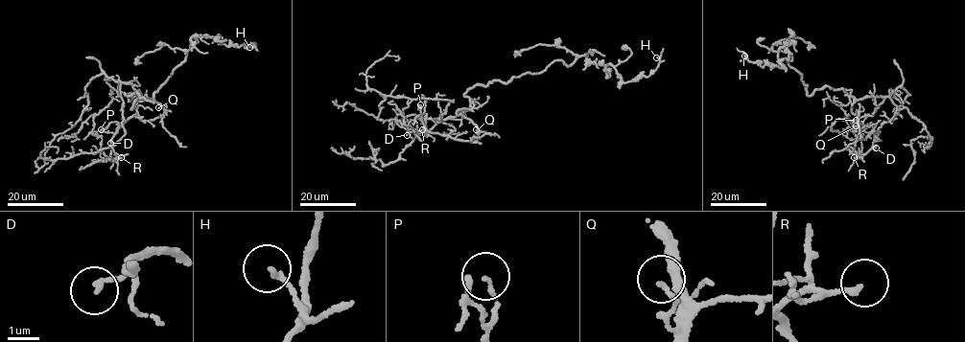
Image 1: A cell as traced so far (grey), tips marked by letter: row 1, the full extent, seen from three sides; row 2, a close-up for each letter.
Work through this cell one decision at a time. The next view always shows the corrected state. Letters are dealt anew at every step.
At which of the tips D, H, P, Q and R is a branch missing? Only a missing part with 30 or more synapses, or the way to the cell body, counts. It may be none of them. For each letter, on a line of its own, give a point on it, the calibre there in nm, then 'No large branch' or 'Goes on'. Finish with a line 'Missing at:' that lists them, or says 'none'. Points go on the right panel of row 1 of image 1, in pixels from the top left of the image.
D: Place: (876, 148). Thickness 150 nm. No large branch
H: Place: (744, 56). Thickness 140 nm. No large branch
P: Place: (856, 120). Thickness 110 nm. No large branch
Q: Place: (856, 125). Thickness 140 nm. No large branch
R: Place: (854, 157). Thickness 150 nm. No large branch
Missing at: none

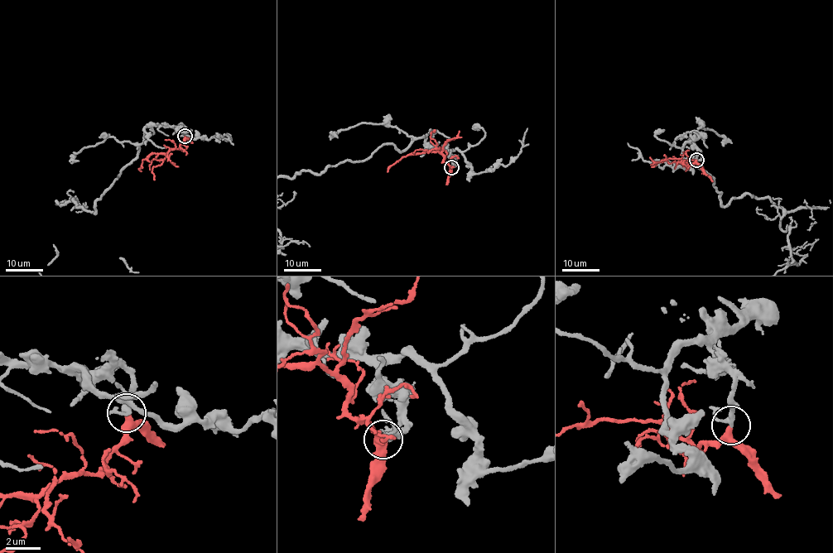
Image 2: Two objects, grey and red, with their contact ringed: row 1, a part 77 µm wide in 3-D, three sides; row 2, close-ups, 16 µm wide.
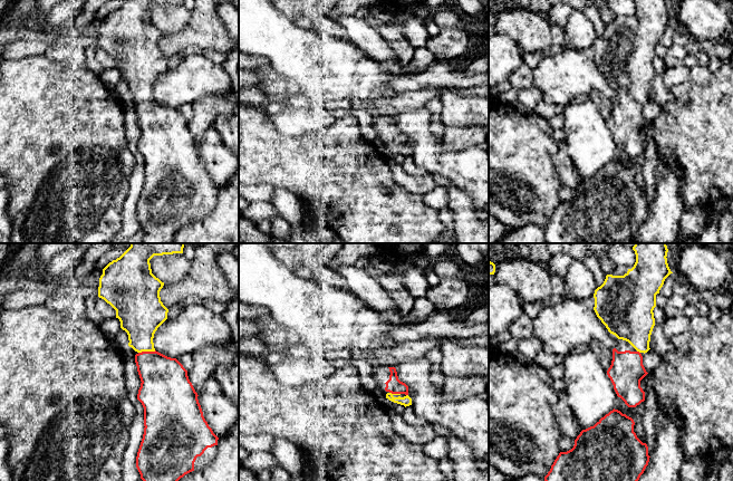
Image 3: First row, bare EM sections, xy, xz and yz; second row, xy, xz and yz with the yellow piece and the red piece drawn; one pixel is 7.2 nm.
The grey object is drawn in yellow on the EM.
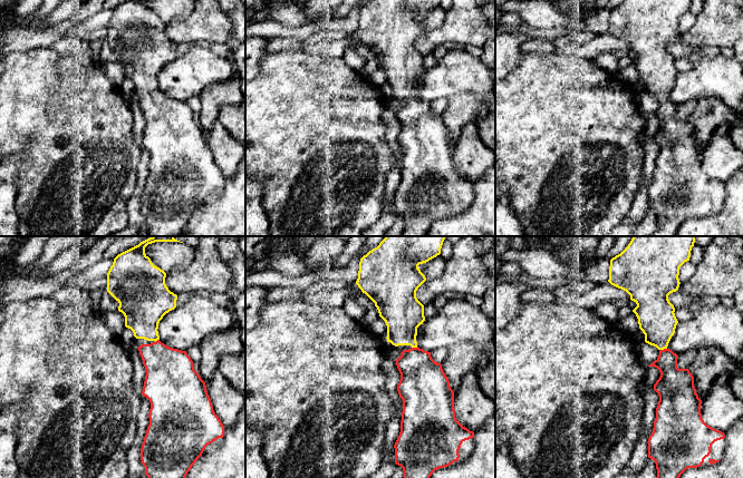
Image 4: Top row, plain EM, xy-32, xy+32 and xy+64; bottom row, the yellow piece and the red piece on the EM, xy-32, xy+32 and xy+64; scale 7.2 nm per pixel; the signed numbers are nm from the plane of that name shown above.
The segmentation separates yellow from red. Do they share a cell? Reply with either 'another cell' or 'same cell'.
same cell

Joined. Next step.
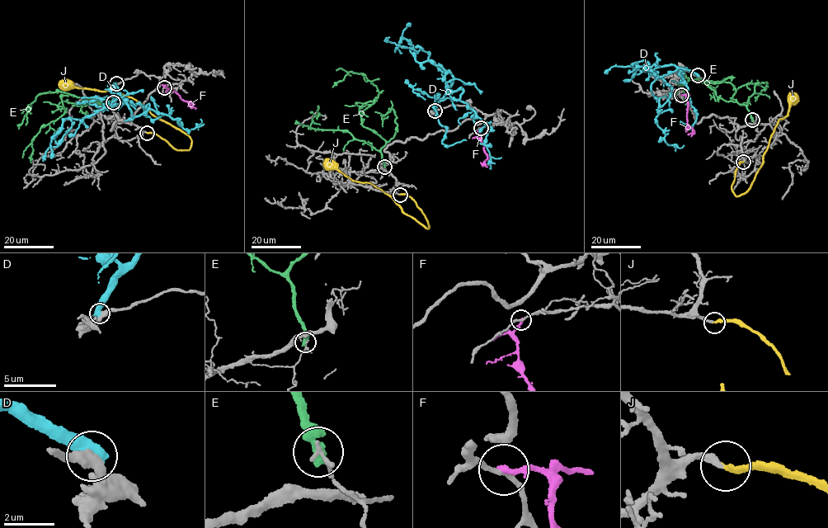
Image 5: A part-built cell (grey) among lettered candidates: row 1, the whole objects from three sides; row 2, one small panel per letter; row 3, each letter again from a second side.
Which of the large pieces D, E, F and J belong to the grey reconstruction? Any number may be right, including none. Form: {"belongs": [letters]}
{"belongs": ["J"]}

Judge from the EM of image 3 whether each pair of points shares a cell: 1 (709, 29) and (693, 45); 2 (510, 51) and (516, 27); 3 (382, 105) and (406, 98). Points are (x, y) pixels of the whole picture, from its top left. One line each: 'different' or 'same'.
1: different
2: different
3: same

